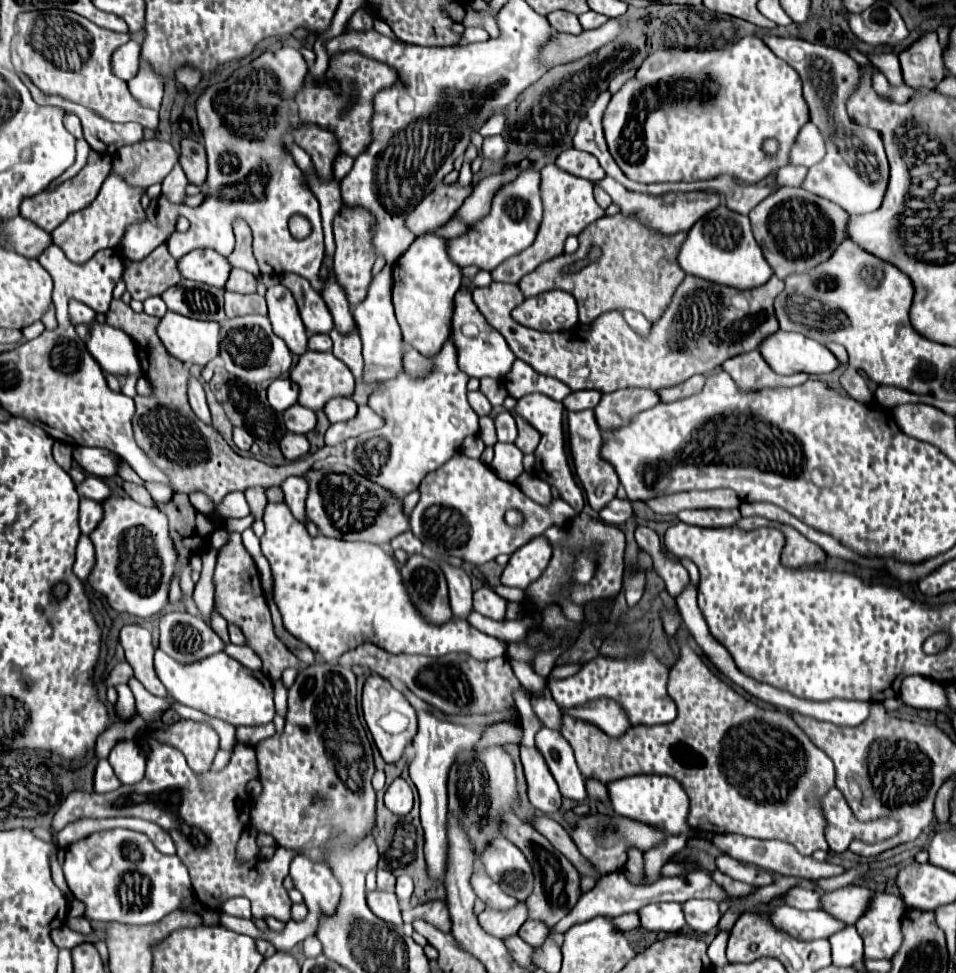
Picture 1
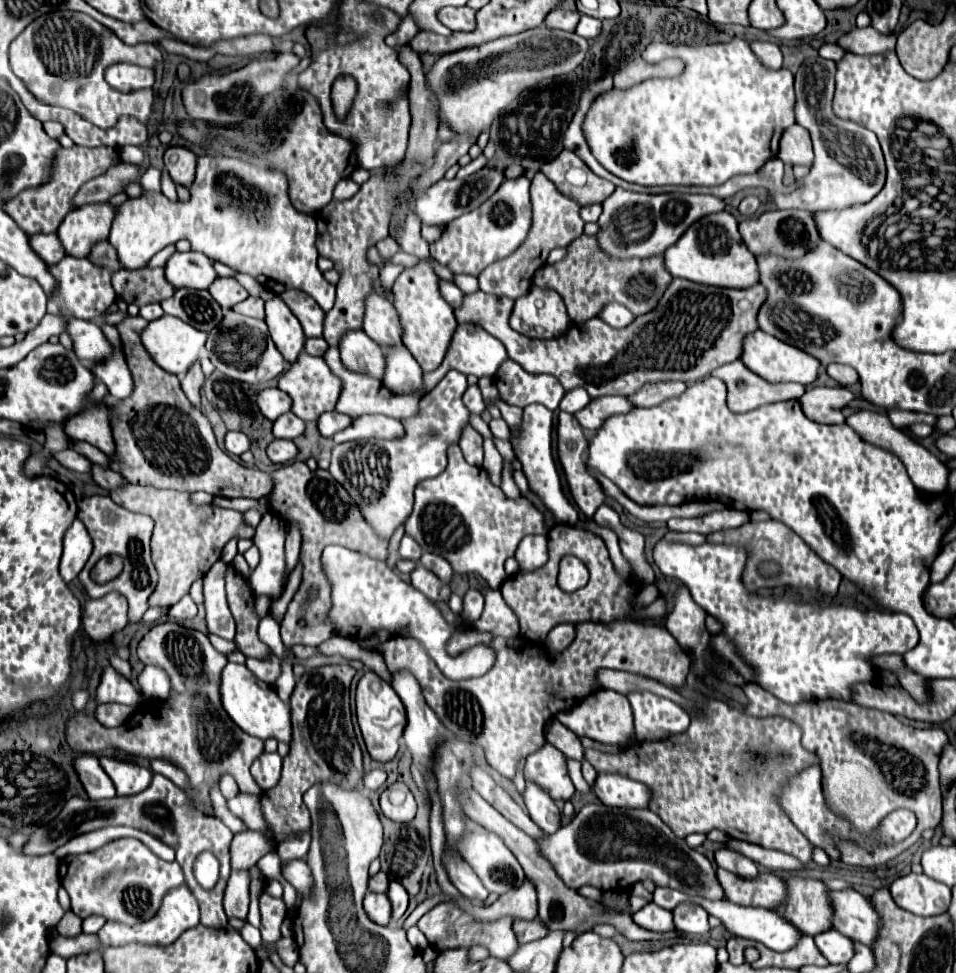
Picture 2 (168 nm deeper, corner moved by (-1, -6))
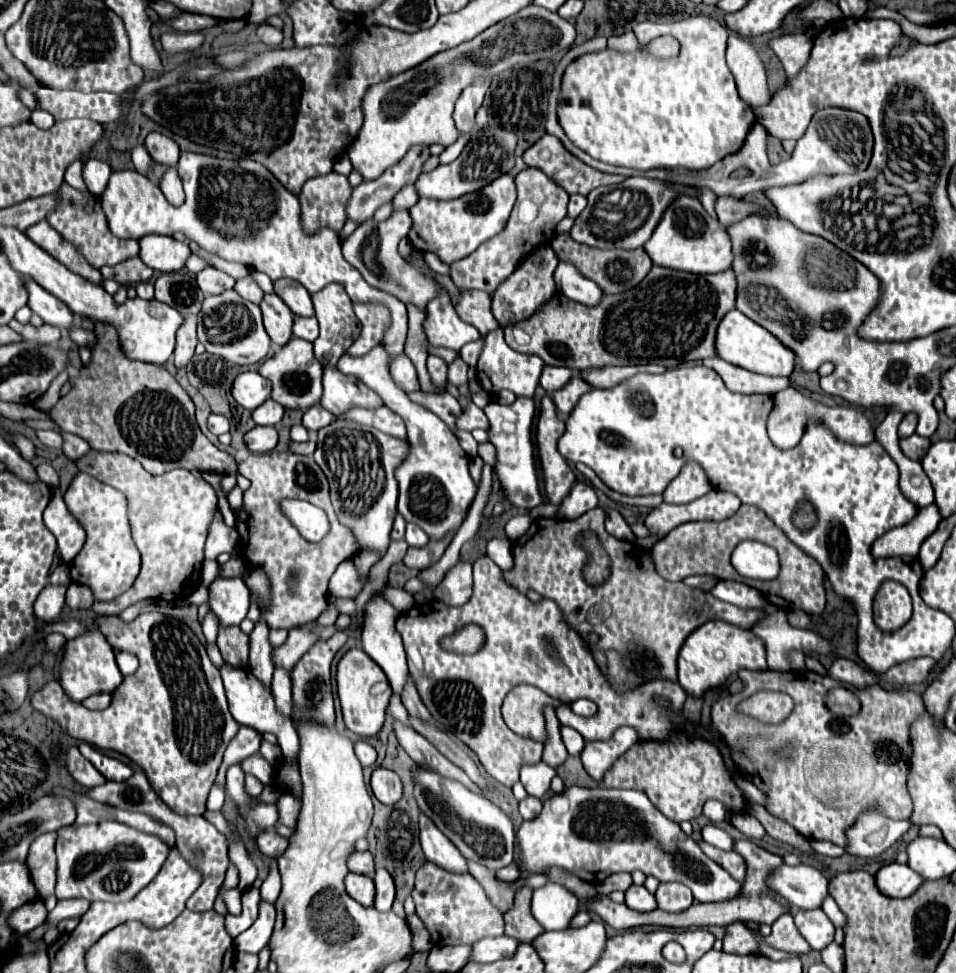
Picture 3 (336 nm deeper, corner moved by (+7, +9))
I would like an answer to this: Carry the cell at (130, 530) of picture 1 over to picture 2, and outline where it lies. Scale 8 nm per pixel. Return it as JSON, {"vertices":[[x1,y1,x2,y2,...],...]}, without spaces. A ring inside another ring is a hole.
{"vertices":[[90,496,78,502,78,518,84,522,92,544,94,544,94,552,90,556,90,560,86,562,84,570,78,574,78,580,82,582,84,590,92,596,92,598,102,598,108,592,118,592,128,600,128,618,130,622,142,622,144,612,148,610,148,598,152,596,156,584,158,584,158,572,150,560,150,538,152,538,152,530,154,530,154,520,146,514,136,514,130,512,122,506,118,506,110,496],[106,554,120,554,124,558,124,570,118,578,98,586,90,580,90,570,92,566]]}

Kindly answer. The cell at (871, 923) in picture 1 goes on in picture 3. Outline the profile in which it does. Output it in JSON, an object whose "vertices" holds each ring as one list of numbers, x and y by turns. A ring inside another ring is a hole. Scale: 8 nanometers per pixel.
{"vertices":[[780,865,768,873,768,889,786,897,796,909,818,909,828,895,828,877,810,865]]}

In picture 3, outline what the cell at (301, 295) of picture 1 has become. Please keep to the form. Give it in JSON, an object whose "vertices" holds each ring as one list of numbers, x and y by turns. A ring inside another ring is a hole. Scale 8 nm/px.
{"vertices":[[280,279,274,283,274,289,276,289,276,295,280,295,282,301,292,309,292,313,302,315,302,317,314,315,310,293,300,283,292,279]]}

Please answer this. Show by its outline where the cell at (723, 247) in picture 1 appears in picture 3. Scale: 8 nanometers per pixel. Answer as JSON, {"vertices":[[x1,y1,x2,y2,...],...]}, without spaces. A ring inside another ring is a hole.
{"vertices":[[684,195,676,197,666,207,652,237,644,245,644,251,648,253,654,265,676,269,676,271,708,275,732,267,732,245,728,241,726,229,704,211,698,199,684,197]]}

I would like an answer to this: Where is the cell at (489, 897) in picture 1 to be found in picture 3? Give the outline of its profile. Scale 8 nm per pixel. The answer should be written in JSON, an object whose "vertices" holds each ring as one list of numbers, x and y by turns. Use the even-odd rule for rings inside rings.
{"vertices":[[420,815,420,843,426,859,434,861,442,869,448,869,452,873,468,871,466,859,462,857,462,853,426,815]]}

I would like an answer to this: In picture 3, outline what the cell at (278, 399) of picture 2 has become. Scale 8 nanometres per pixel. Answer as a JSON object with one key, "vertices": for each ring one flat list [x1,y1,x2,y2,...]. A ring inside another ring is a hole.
{"vertices":[[240,373,234,383,232,383,232,397,238,405,242,405,244,409,256,409,258,405,262,405,268,399,270,393,270,385,268,381,264,381,264,377,260,377,260,373]]}

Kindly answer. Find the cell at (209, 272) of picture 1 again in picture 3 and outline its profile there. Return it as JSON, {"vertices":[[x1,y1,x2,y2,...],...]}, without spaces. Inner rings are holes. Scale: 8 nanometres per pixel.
{"vertices":[[146,235,138,239,140,253,138,257,152,269,162,273,180,271,190,255,190,247,166,235]]}

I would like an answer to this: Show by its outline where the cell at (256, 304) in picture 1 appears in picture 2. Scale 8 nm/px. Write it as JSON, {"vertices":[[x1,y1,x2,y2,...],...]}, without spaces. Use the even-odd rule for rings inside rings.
{"vertices":[[248,296,244,302,238,302,236,308,232,308,232,310,238,312,238,314,244,314,244,316,252,316,252,318,264,320,264,300,262,298]]}

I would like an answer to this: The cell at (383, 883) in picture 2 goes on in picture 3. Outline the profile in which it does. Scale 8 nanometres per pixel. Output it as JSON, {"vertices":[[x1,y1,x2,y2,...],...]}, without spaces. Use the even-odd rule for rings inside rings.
{"vertices":[[354,851,348,857,348,869,352,873,360,873,360,875,366,875,366,877,374,877,374,861,372,861,372,855,368,851,364,851,364,853]]}

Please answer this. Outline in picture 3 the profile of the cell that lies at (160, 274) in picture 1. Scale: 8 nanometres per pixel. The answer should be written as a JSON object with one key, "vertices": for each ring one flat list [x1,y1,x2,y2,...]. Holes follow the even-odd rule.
{"vertices":[[130,257,128,261,122,261,118,265,102,267,100,273,104,279,114,279,116,283,124,285,136,285,140,281,148,281,154,271,148,269,148,265,144,265,138,257]]}

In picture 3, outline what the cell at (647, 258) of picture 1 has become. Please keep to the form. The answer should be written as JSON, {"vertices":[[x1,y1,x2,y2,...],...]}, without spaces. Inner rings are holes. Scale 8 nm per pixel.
{"vertices":[[568,233,564,235,556,235,552,239,552,249,558,255,558,259,566,259,572,261,576,265,576,269,588,277,594,279,594,283,604,291,604,293,622,293,632,289,636,283,640,283,642,277,648,275,652,261,648,259,648,255,644,253,644,249,634,249,634,251,626,251,626,249,614,249,614,251,604,251,604,249,594,249,588,245,580,245,576,241,570,239]]}

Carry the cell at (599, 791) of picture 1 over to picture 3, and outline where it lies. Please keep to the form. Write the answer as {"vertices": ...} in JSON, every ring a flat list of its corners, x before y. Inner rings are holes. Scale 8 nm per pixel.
{"vertices":[[560,727,560,735,562,735,562,741,570,755,578,755,584,749,584,737,578,731,574,731,572,727]]}

